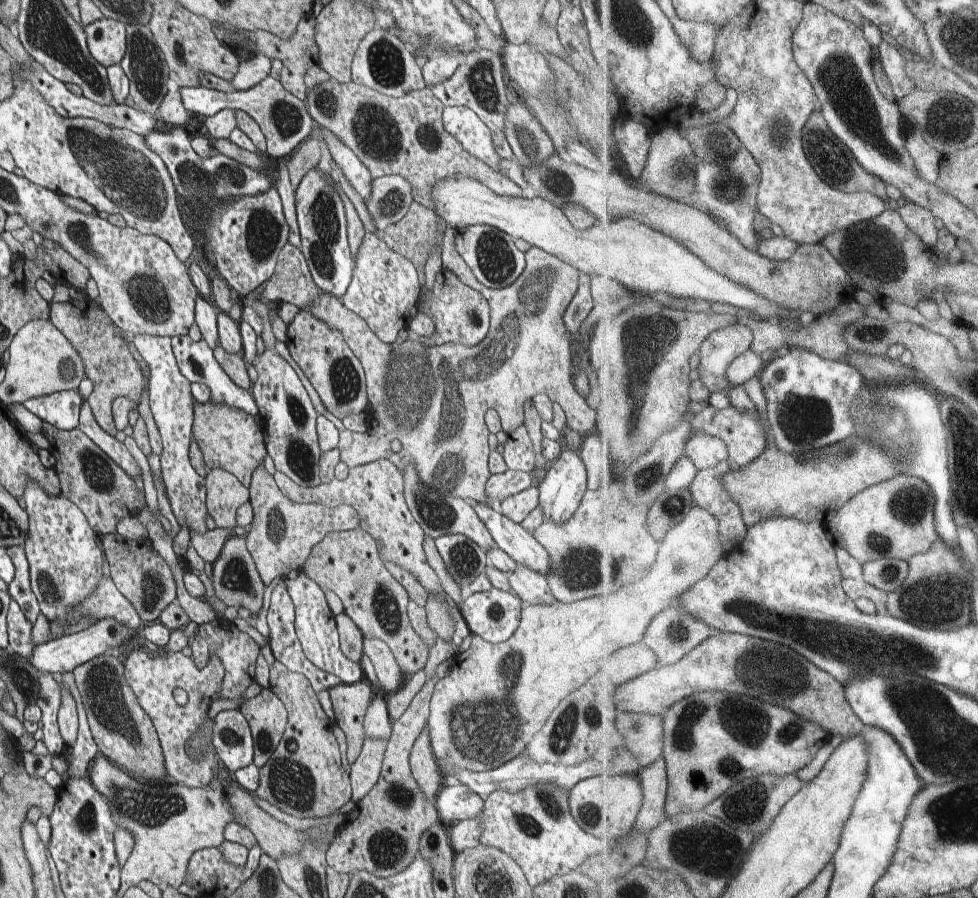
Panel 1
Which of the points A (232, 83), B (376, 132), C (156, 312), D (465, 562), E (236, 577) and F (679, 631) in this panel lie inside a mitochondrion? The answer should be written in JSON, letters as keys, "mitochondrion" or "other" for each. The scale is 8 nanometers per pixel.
{"A":"other","B":"mitochondrion","C":"mitochondrion","D":"mitochondrion","E":"mitochondrion","F":"mitochondrion"}

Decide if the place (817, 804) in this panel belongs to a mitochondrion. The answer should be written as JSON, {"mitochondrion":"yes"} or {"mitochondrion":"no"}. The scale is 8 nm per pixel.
{"mitochondrion":"no"}

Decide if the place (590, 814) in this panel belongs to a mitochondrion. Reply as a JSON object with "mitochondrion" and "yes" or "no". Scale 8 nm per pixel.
{"mitochondrion":"yes"}

